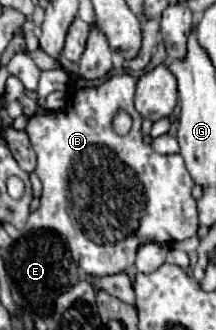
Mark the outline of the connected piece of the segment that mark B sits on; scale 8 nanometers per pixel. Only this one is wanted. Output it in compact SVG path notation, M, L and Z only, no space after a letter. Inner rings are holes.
M116 74L116 76L110 76L104 84L100 84L98 88L82 88L82 90L76 90L68 102L68 106L62 110L62 112L52 112L48 116L32 116L28 120L28 126L26 126L26 132L30 136L30 142L36 150L36 156L38 156L38 166L36 166L36 174L38 178L42 180L42 196L40 196L40 208L36 212L30 214L28 218L28 224L26 224L26 230L36 230L36 228L48 228L48 230L56 230L58 234L62 234L70 246L70 252L74 252L74 260L80 268L84 268L86 274L90 276L108 276L108 274L118 274L118 272L124 272L128 270L132 264L134 264L134 258L136 258L136 250L140 244L146 244L146 242L158 242L158 244L166 244L166 242L176 242L176 240L186 240L186 238L192 238L196 236L196 230L198 230L198 214L196 214L196 200L190 196L190 190L194 186L194 182L190 180L190 174L186 172L186 166L184 166L184 160L180 154L172 154L172 156L162 156L158 152L152 150L150 144L144 144L142 140L142 134L140 134L140 124L142 124L142 118L138 116L138 112L134 110L134 104L132 104L132 98L134 98L134 88L136 88L136 78L132 78L130 74ZM118 110L124 110L132 116L134 124L132 124L132 130L126 134L126 136L118 136L112 128L112 122L114 122L114 116L118 114Z

